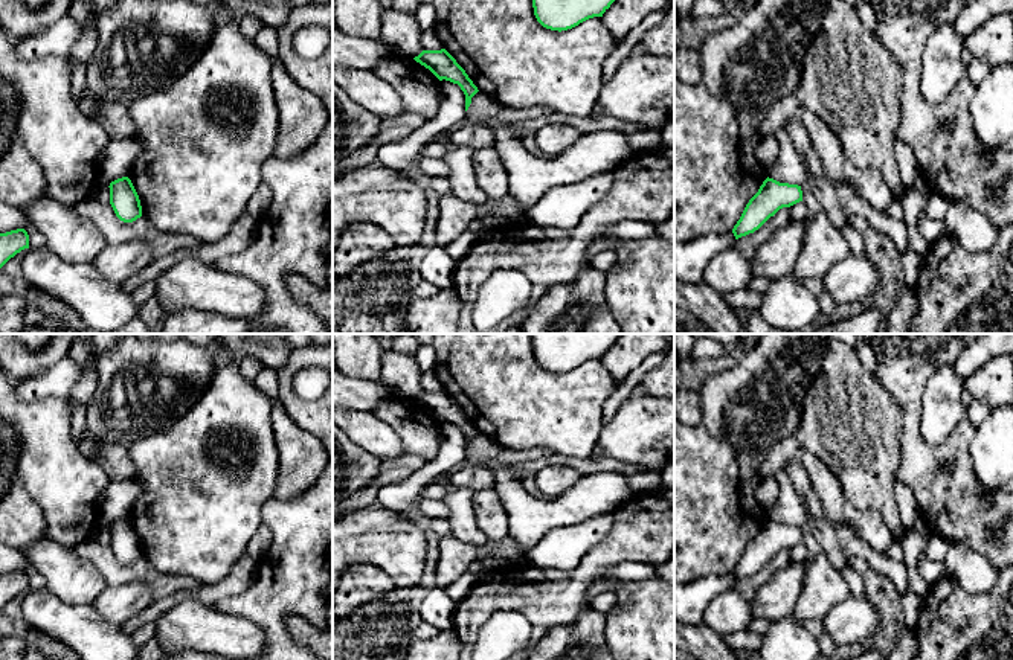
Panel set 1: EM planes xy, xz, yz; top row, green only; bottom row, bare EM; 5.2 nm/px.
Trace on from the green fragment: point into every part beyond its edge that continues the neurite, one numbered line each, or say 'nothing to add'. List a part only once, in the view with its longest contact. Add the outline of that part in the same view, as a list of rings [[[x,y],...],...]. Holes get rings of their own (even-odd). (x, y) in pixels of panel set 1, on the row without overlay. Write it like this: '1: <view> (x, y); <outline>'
nothing to add

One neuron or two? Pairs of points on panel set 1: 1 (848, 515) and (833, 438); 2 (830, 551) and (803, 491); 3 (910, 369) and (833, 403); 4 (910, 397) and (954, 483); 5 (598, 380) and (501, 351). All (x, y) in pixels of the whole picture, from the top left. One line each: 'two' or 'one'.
1: two
2: one
3: two
4: one
5: one

